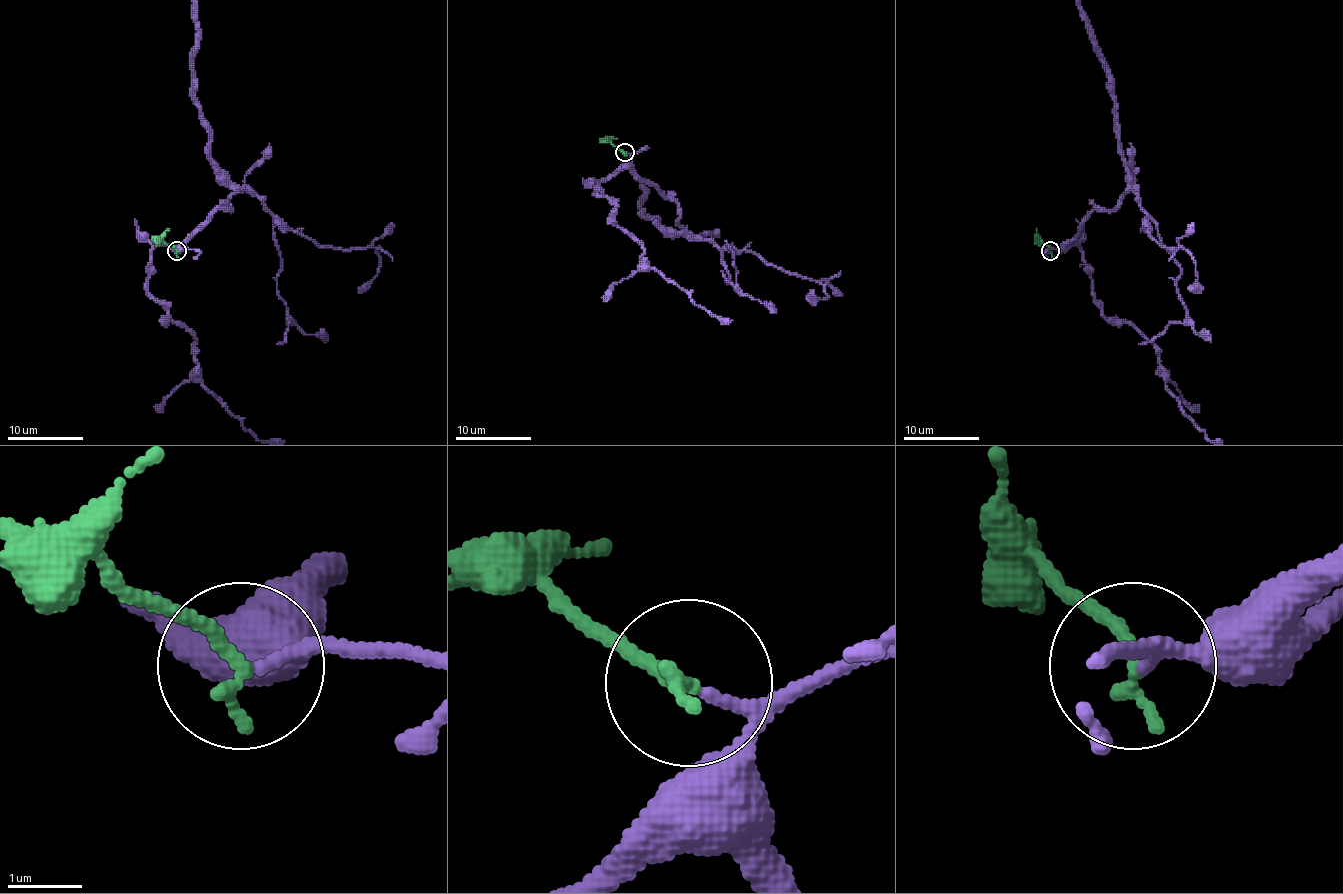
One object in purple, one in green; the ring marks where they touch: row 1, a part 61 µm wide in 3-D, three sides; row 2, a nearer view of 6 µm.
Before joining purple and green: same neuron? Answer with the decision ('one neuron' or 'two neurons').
one neuron

